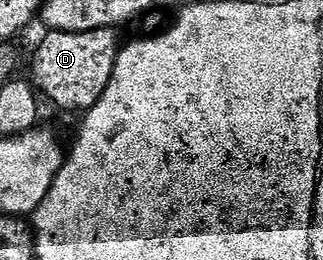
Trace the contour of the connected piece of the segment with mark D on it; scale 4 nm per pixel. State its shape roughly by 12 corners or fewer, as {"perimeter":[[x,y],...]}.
{"perimeter":[[115,26],[55,28],[34,82],[60,109],[86,112],[122,49]]}

